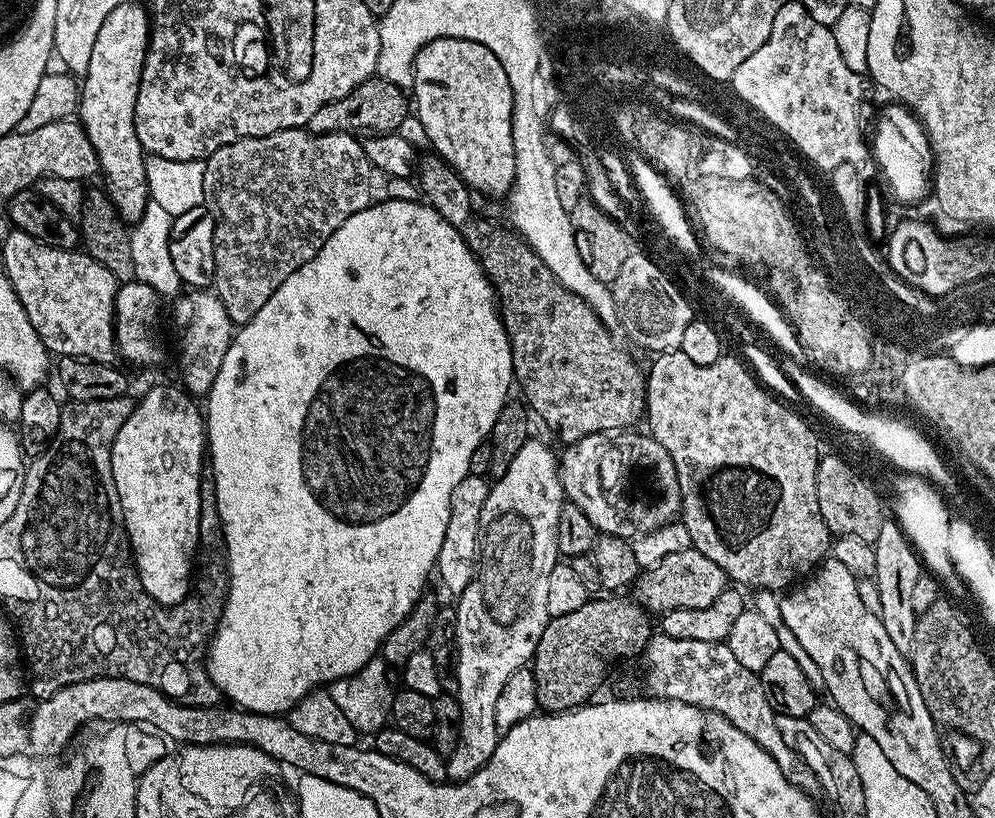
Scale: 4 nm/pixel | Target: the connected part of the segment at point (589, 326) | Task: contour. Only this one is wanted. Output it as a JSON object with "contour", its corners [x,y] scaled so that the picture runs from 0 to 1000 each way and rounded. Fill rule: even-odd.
{"contour":[[[433,189],[421,192],[420,219],[426,233],[425,243],[433,254],[440,257],[440,262],[444,262],[452,276],[462,282],[462,290],[470,297],[470,303],[481,318],[482,329],[490,336],[501,368],[503,391],[507,395],[515,424],[515,457],[521,479],[523,474],[522,483],[526,493],[538,507],[540,504],[544,516],[553,527],[559,528],[560,535],[567,538],[568,544],[576,543],[594,528],[615,523],[634,524],[638,520],[635,517],[642,509],[644,512],[649,504],[649,460],[645,450],[643,455],[638,438],[625,422],[619,421],[618,413],[611,407],[614,406],[612,397],[603,392],[601,384],[587,366],[569,355],[569,350],[565,350],[557,335],[553,335],[549,320],[541,315],[541,311],[522,284],[511,276],[506,279],[486,264],[478,264],[478,254],[474,251],[474,231],[441,189]]]}

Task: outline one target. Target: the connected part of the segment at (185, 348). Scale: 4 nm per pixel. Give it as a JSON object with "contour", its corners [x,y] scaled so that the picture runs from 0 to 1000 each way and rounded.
{"contour":[[[185,355],[172,368],[173,396],[177,400],[177,411],[181,414],[181,460],[185,463],[184,473],[194,485],[208,485],[215,472],[215,462],[219,462],[219,452],[223,452],[223,438],[227,438],[227,428],[235,410],[235,397],[231,384],[227,384],[227,374],[223,374],[220,362],[213,355]]]}

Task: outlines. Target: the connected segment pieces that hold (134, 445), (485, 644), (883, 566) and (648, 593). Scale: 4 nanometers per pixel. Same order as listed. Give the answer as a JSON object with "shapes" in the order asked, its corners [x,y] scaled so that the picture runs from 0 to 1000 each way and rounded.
{"shapes":[[[[180,473],[178,474],[153,474],[142,489],[138,488],[131,511],[127,511],[127,516],[123,516],[123,526],[119,526],[119,531],[115,535],[115,545],[113,546],[115,594],[119,599],[119,609],[123,614],[125,645],[129,650],[129,666],[133,669],[133,682],[137,686],[137,700],[143,711],[145,725],[151,730],[153,737],[162,741],[181,738],[189,730],[191,710],[195,704],[195,686],[198,683],[201,669],[201,593],[207,576],[206,510],[203,507],[202,500],[201,504],[197,500],[198,490],[188,478],[182,477]]],[[[533,535],[517,555],[509,579],[505,579],[490,598],[490,608],[484,619],[482,630],[482,674],[480,676],[480,698],[478,705],[468,716],[466,724],[461,725],[460,736],[457,735],[458,744],[458,833],[460,844],[458,845],[458,857],[462,859],[464,878],[462,879],[462,896],[458,903],[458,911],[454,919],[449,921],[450,930],[450,954],[454,956],[465,956],[472,952],[484,936],[488,936],[490,928],[496,922],[498,908],[503,906],[505,896],[498,890],[496,883],[496,858],[501,858],[501,848],[505,848],[505,839],[509,839],[509,833],[513,830],[513,824],[517,824],[522,817],[528,815],[539,798],[541,780],[545,780],[545,770],[549,770],[552,760],[551,747],[549,746],[549,720],[553,713],[553,697],[561,688],[561,671],[559,667],[559,644],[561,643],[561,628],[566,623],[569,610],[566,601],[565,589],[563,588],[563,573],[561,571],[560,554],[555,554],[547,543],[542,543],[539,535]]],[[[899,633],[888,634],[886,648],[882,648],[882,658],[875,661],[875,666],[881,688],[878,708],[883,735],[886,736],[886,751],[883,756],[886,765],[890,765],[890,775],[894,775],[894,785],[898,785],[898,790],[903,790],[905,797],[912,800],[915,785],[919,780],[919,765],[923,752],[915,726],[927,702],[927,686]]],[[[693,669],[669,677],[657,693],[646,696],[637,715],[637,732],[655,751],[676,748],[682,743],[706,746],[706,741],[714,741],[714,736],[718,736],[733,714],[732,703],[722,687],[714,687],[710,677]]]]}

